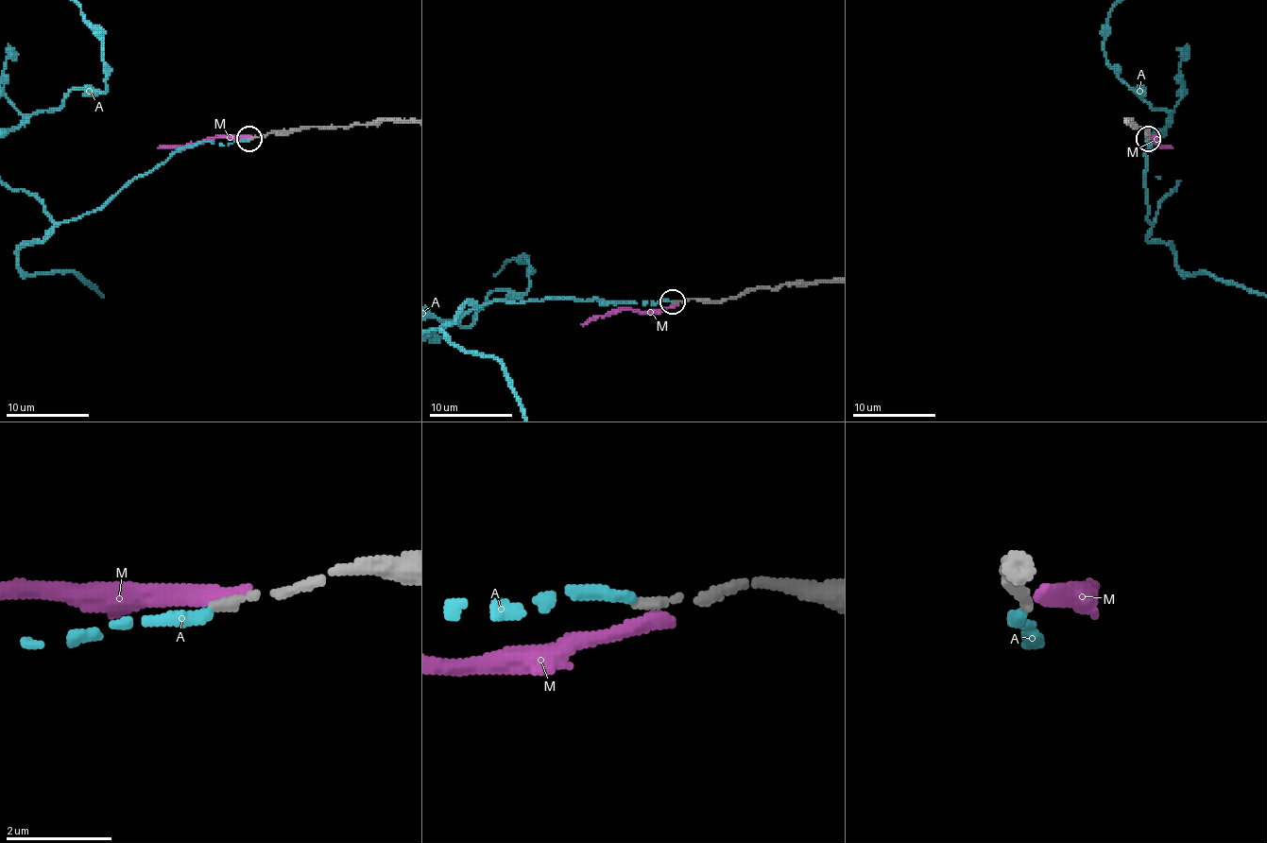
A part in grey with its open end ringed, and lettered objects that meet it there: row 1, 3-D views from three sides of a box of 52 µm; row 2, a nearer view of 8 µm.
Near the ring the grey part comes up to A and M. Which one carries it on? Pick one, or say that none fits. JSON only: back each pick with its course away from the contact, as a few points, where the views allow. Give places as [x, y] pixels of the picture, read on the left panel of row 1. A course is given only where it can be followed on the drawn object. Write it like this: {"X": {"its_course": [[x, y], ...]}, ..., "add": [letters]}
{"A": {"its_course": [[248, 139], [18, 251], [101, 297], [23, 357], [37, 382], [151, 361], [330, 229], [346, 47]]}, "add": ["A"]}

